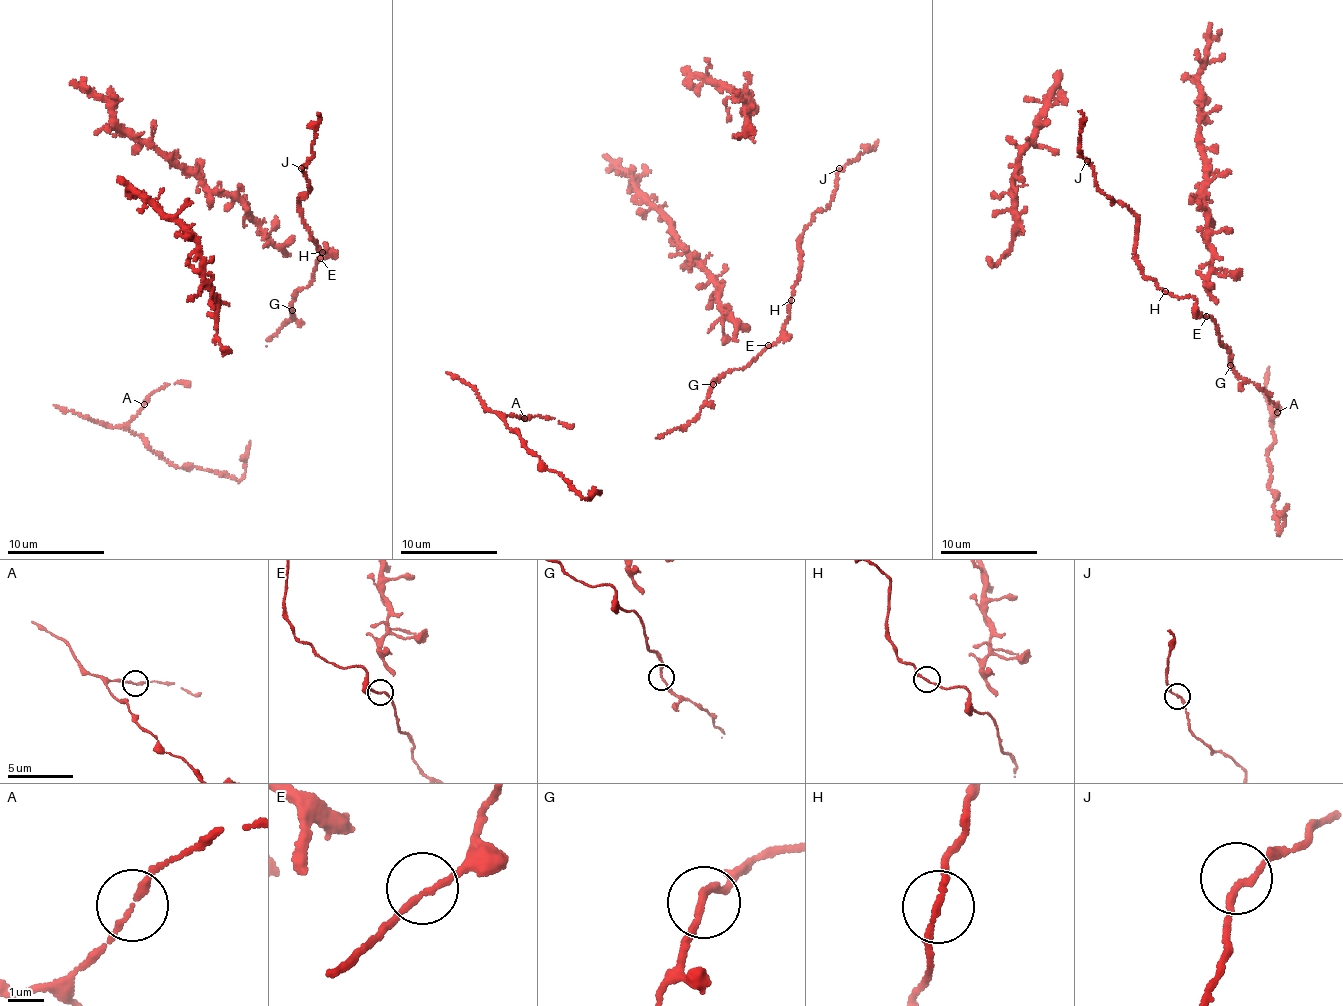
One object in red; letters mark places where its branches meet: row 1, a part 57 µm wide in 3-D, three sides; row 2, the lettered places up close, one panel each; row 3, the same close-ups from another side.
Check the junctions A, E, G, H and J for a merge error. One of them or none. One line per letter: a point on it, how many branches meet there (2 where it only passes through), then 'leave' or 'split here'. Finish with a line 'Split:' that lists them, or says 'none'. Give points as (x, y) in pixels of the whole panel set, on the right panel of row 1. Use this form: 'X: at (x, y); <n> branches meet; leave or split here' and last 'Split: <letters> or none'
A: at (1277, 412); 2 branches meet; leave
E: at (1206, 316); 2 branches meet; leave
G: at (1230, 365); 2 branches meet; leave
H: at (1165, 291); 2 branches meet; leave
J: at (1087, 161); 2 branches meet; leave
Split: none

